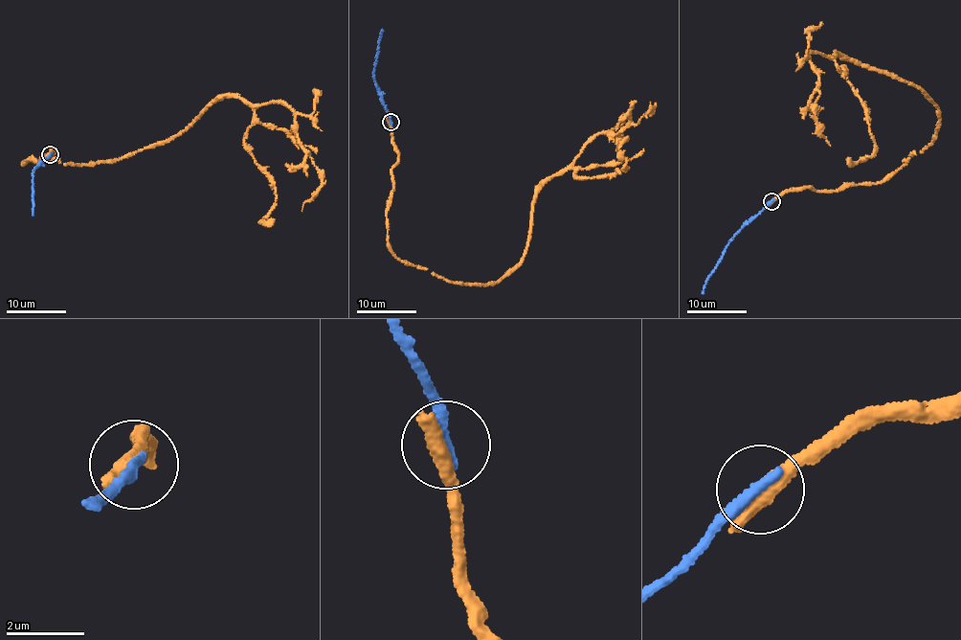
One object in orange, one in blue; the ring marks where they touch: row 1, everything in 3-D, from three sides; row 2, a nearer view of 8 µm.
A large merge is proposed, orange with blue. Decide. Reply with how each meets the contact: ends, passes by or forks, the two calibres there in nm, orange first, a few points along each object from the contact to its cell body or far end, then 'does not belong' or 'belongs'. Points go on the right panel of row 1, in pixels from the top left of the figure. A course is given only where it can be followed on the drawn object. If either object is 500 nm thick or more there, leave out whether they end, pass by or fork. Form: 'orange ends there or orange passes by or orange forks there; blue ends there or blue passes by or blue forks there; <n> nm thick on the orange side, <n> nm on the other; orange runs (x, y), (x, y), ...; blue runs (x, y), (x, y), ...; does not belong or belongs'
orange passes by; blue ends there; 380 nm thick on the orange side, 340 nm on the other; orange runs (771, 201), (881, 182), (935, 138), (939, 113), (918, 87), (815, 51), (815, 121), (830, 146); blue runs (771, 201), (733, 238), (702, 293); does not belong

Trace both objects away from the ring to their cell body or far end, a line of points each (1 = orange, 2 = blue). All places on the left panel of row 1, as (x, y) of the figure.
1: (51, 154), (22, 164), (115, 162), (180, 134), (217, 100), (274, 101), (293, 113), (321, 179), (301, 211)
2: (51, 154), (33, 171), (33, 215)

